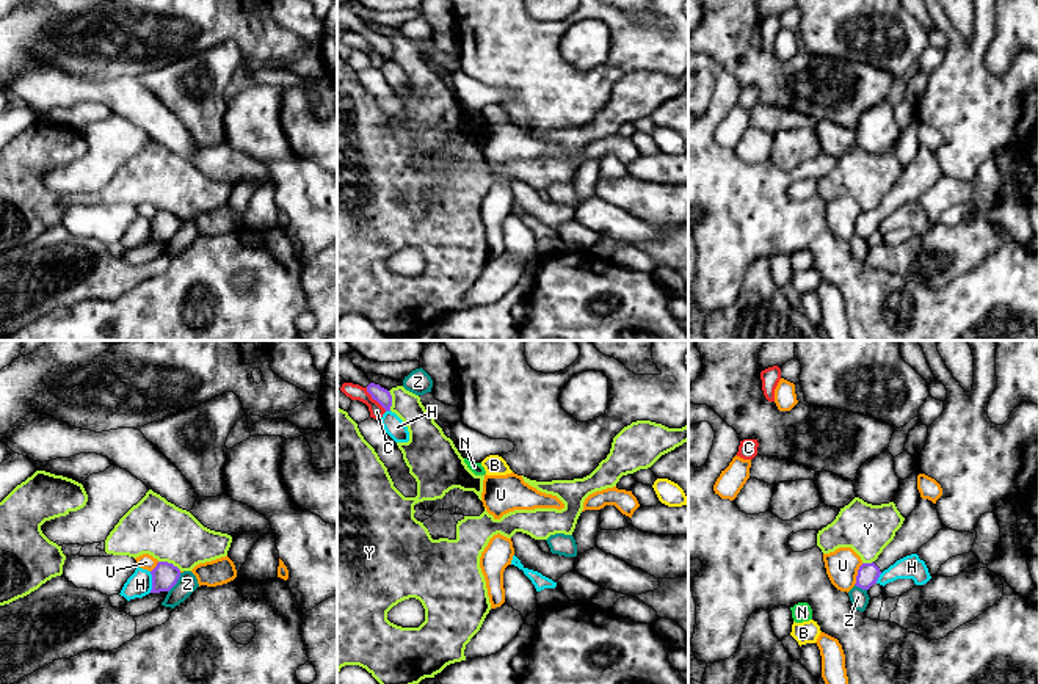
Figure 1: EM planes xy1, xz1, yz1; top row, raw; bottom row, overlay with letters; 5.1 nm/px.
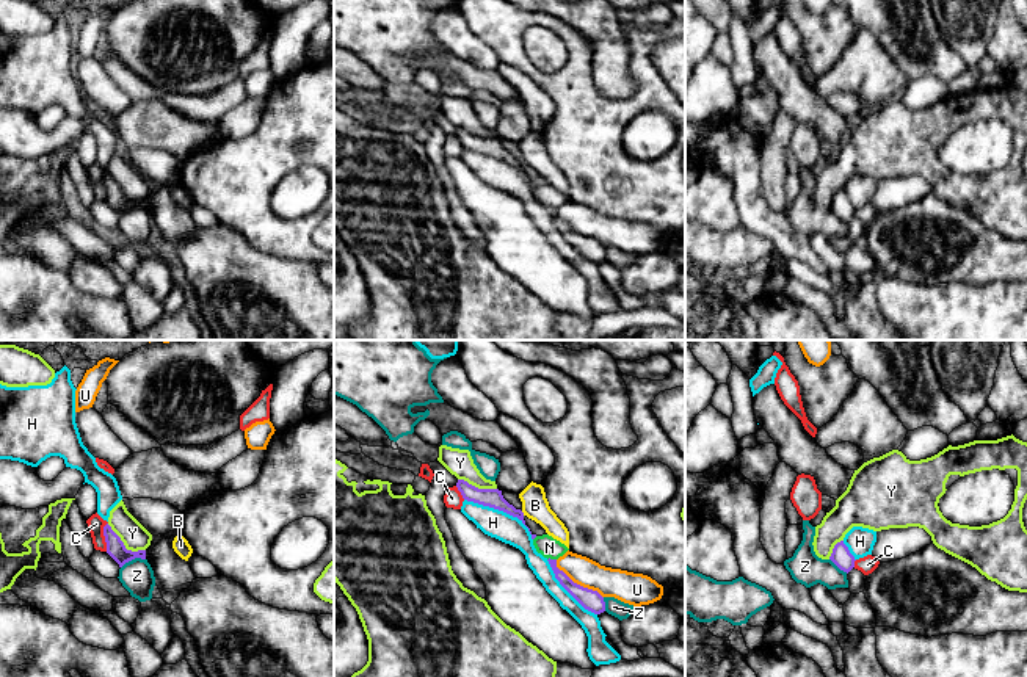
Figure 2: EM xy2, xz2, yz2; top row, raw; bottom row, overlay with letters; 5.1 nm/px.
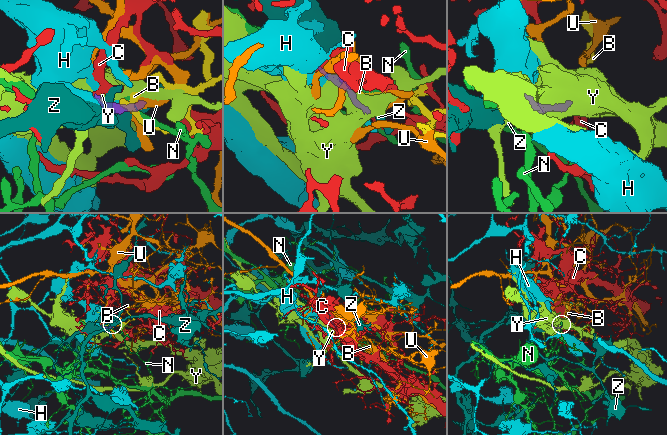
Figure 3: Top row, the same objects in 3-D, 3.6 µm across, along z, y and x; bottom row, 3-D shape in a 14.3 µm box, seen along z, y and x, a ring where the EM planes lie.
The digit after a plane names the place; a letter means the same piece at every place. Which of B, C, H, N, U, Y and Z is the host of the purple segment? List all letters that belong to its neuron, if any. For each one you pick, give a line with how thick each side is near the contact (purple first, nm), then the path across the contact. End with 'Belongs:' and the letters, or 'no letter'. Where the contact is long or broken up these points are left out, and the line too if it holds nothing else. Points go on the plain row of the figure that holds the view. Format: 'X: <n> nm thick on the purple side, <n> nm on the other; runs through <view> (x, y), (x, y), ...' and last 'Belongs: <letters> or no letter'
Belongs: no letter

